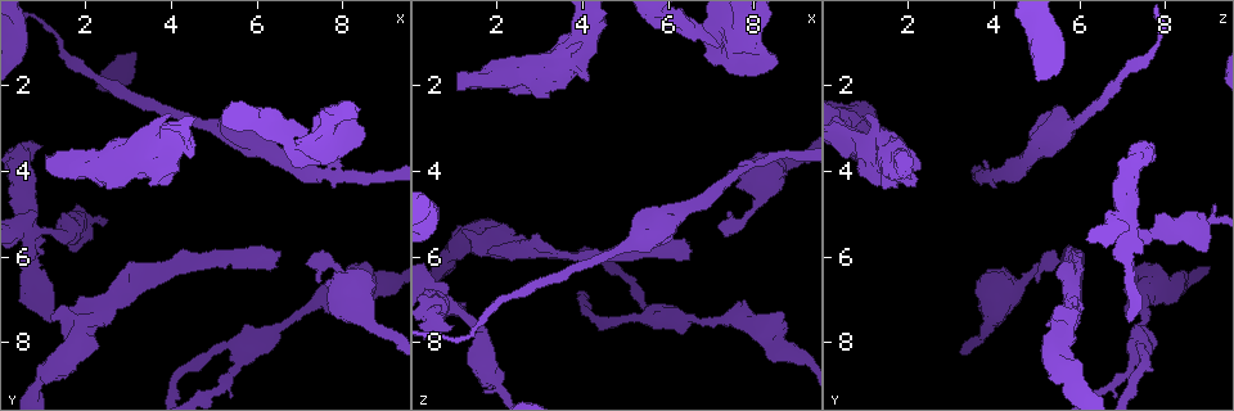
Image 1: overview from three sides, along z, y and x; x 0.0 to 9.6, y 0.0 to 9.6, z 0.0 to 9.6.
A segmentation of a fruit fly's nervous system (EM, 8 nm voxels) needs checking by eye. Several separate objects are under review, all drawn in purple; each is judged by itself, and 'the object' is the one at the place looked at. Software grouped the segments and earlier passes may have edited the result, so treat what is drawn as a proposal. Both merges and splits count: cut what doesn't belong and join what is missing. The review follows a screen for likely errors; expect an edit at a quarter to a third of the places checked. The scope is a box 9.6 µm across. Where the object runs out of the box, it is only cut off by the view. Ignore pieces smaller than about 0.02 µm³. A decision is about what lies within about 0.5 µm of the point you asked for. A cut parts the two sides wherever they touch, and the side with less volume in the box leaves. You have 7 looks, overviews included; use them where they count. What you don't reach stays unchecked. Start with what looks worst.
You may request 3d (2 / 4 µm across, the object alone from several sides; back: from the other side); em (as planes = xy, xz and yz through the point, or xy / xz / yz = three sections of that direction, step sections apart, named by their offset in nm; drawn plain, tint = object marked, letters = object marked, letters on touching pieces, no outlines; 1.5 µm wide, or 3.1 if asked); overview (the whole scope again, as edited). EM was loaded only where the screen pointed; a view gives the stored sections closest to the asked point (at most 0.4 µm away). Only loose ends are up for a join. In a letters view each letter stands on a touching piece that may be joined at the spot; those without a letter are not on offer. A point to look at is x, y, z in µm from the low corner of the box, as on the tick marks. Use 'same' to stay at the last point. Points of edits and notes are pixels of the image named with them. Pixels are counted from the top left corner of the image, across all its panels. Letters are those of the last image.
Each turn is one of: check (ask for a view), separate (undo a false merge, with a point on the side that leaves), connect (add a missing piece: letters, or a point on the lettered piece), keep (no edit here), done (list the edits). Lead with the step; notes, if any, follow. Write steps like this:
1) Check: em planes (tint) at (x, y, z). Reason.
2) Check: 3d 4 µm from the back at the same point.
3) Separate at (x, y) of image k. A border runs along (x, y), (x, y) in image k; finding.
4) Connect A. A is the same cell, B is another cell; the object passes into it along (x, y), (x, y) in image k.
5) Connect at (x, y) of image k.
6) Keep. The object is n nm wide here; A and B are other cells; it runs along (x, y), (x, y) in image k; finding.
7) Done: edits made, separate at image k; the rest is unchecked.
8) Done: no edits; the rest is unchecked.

Check: em planes (tint) at (6.70, 3.20, 0.65). Arms part here.

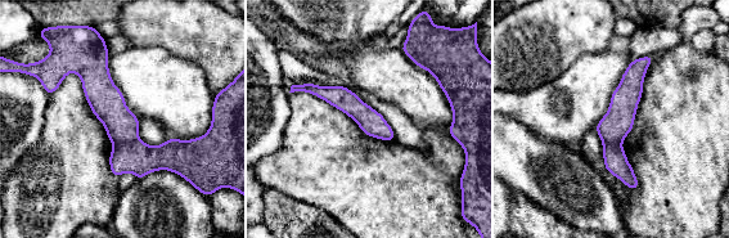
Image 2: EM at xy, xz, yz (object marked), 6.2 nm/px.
Check: em planes (letters) at the same point. See the neighbours.

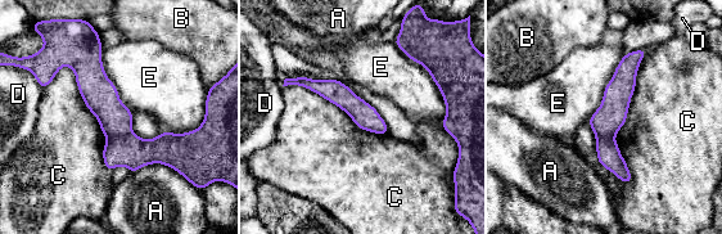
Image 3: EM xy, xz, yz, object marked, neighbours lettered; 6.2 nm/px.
Separate at (114, 118) of image 3. A, B, C, D and E are other cells; a border runs along (132, 133), (107, 139) in image 3; a second cell is stuck on.

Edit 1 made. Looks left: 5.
Check: em planes (tint) at (0.75, 6.40, 7.25). A fork.

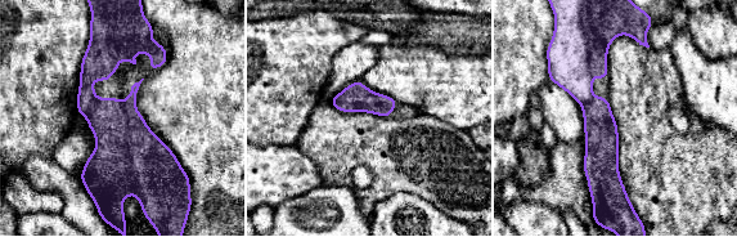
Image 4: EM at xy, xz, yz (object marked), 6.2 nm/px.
Check: em planes (letters) at the same point. What lies round it.

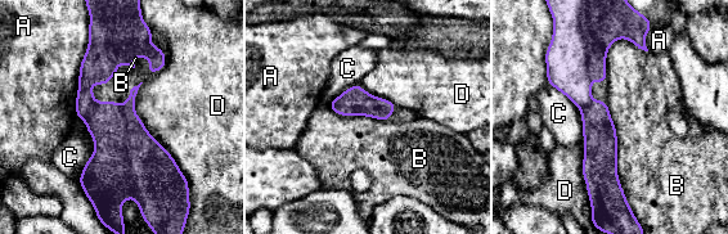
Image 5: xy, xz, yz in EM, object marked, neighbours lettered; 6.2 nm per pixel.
Separate at (120, 138) of image 5. A, B, C and D are other cells; a border runs along (95, 100), (91, 109), (82, 118) in image 5; two cells meet here.

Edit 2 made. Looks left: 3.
Check: 3d 4 µm at (2.90, 6.85, 5.85). Calibre changes.

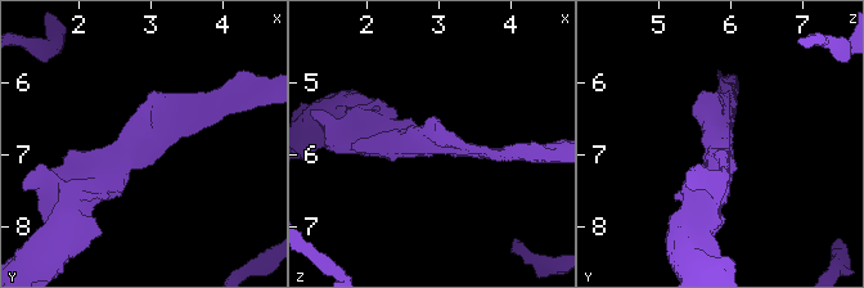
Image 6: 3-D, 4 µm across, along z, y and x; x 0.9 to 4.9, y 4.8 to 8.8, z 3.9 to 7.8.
Check: em xy step 4 (plain) at (2.90, 6.80, 5.90). Shape alone is not enough.

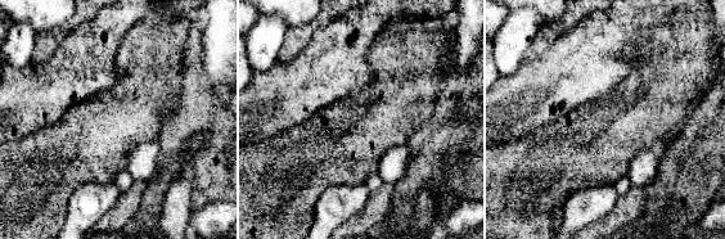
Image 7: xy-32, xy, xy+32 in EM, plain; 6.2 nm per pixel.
Check: em xy step 4 (letters) at the same point. See the neighbours.

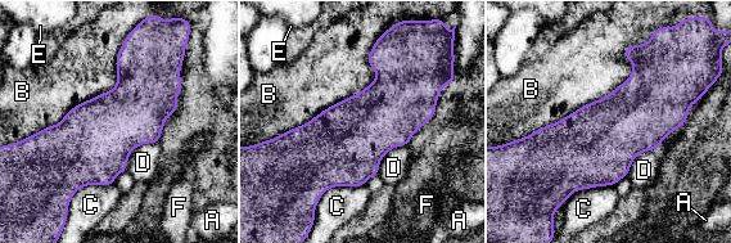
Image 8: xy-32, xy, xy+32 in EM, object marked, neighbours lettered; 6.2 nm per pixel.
Keep. The object is 460 nm wide here; A, B, C, D, E and F are other cells; a border runs along (157, 143), (138, 145), (126, 170) in image 8; one cell here.

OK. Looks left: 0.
Done: edits made, separate at image 3, separate at image 5; the rest is unchecked.

